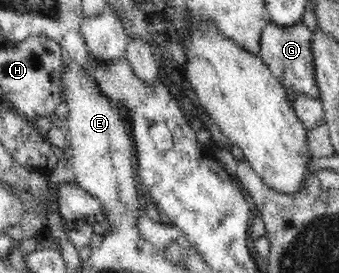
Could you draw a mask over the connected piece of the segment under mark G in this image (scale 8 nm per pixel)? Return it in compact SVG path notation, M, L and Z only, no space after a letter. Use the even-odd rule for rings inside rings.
M269 23L262 31L260 59L287 88L292 88L297 94L305 93L319 100L320 89L316 78L317 65L316 56L312 50L313 42L314 32L303 23L294 25L291 29L281 29Z

